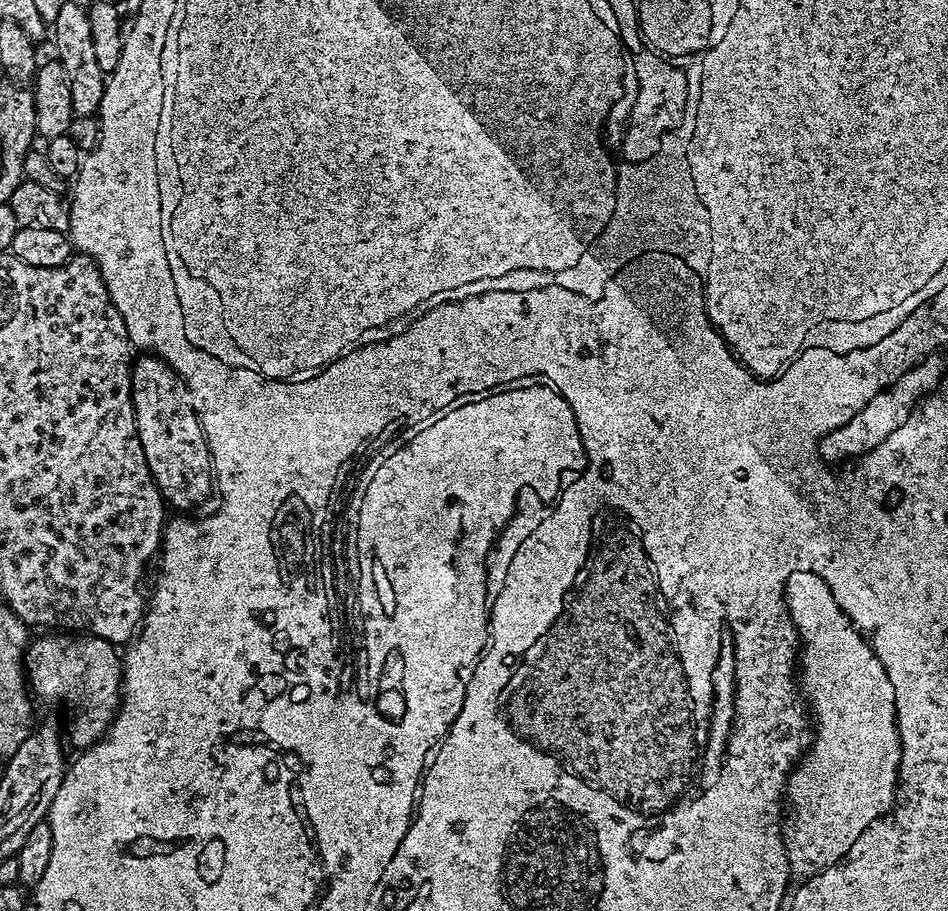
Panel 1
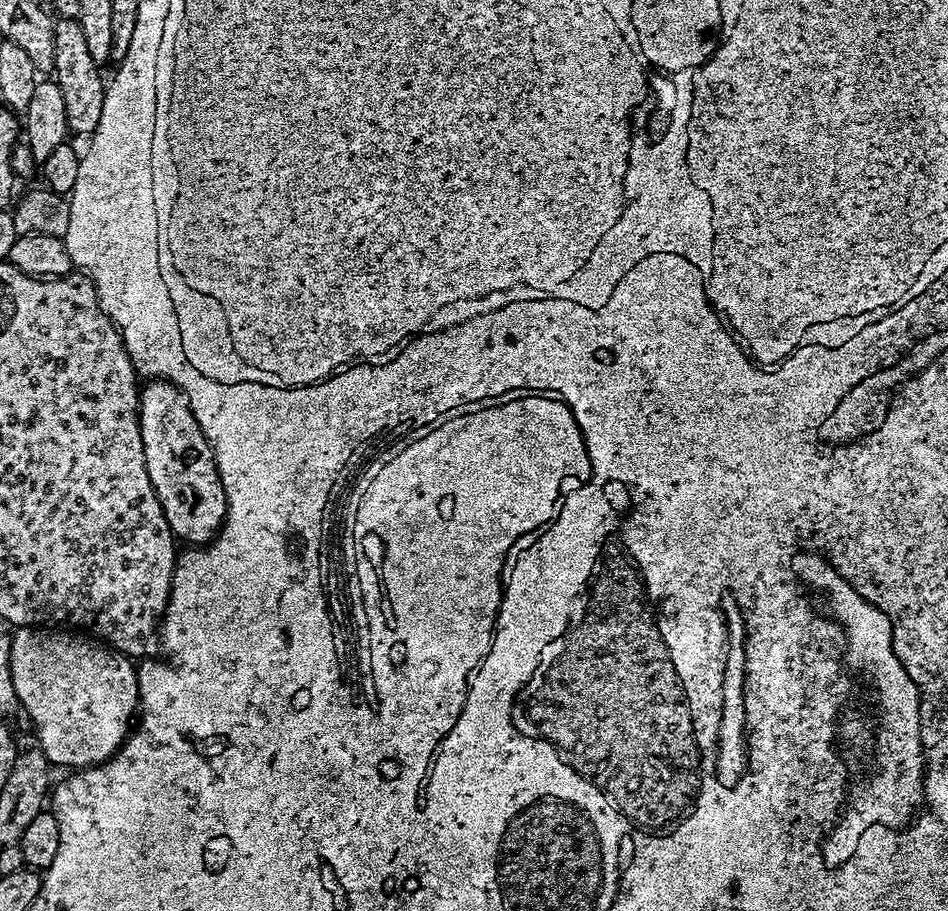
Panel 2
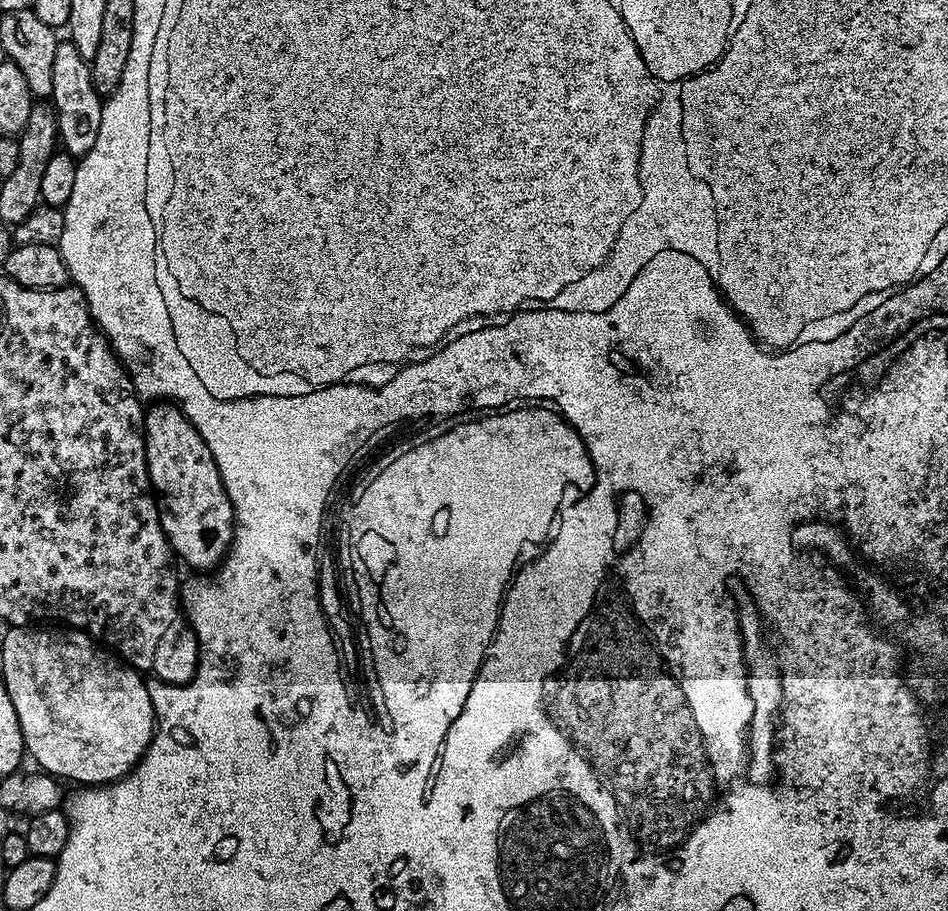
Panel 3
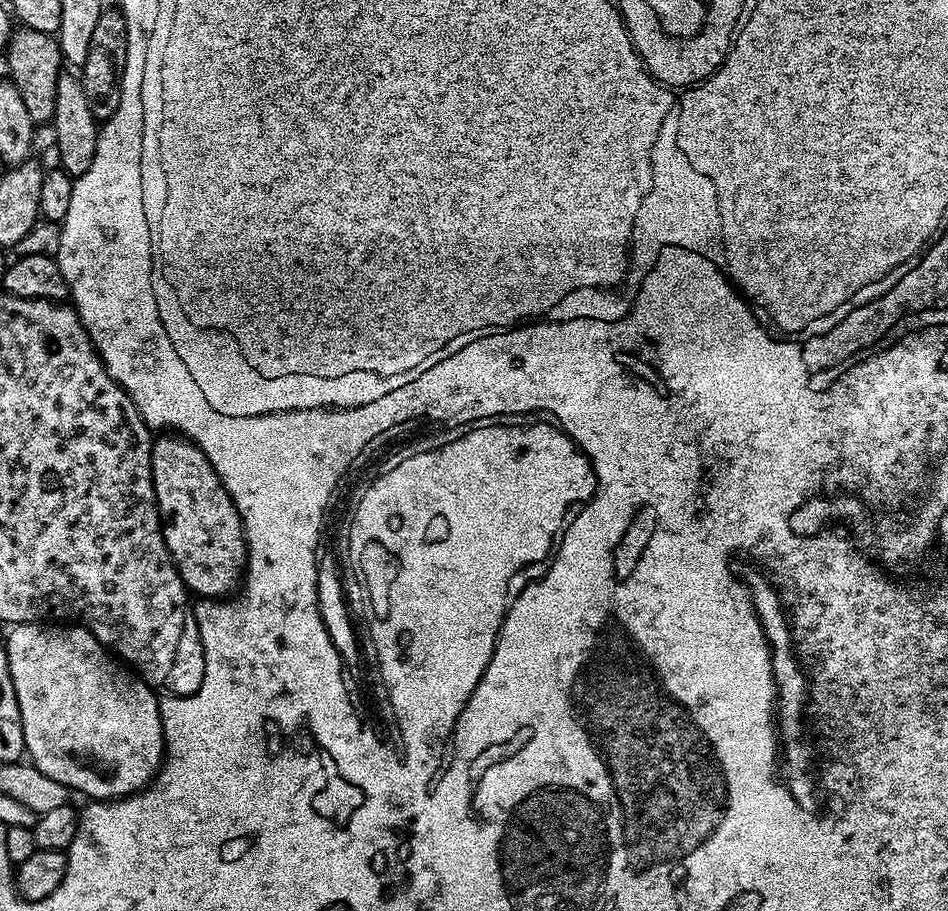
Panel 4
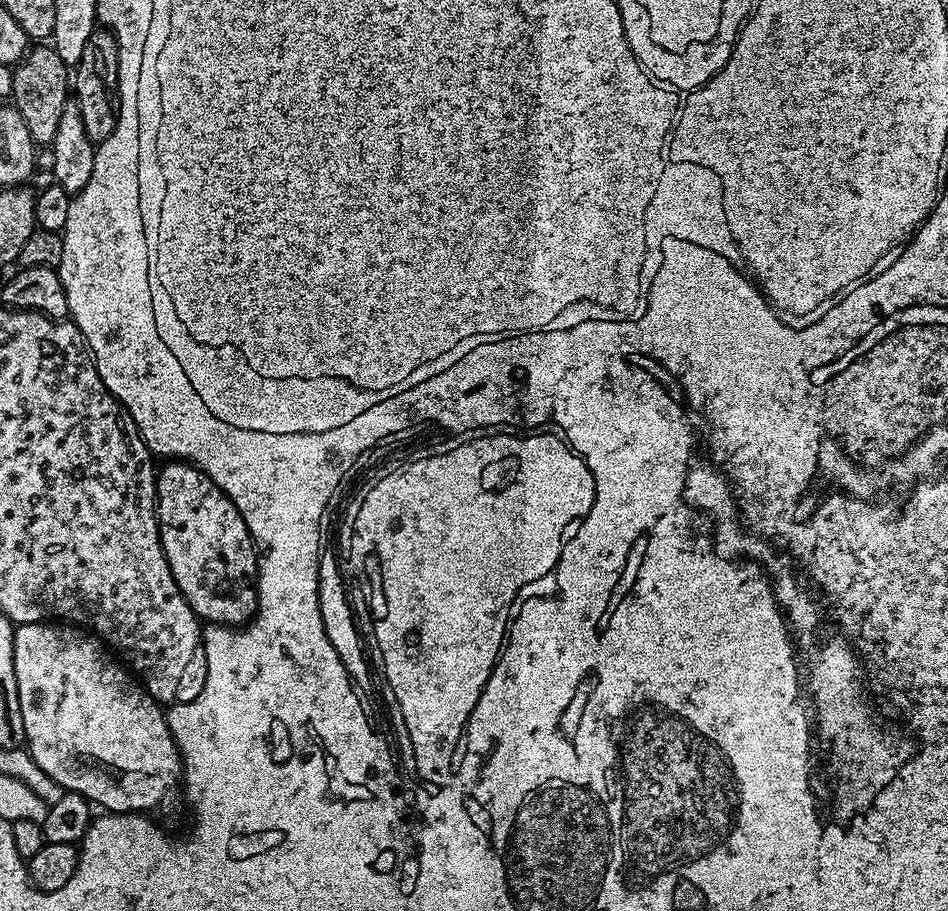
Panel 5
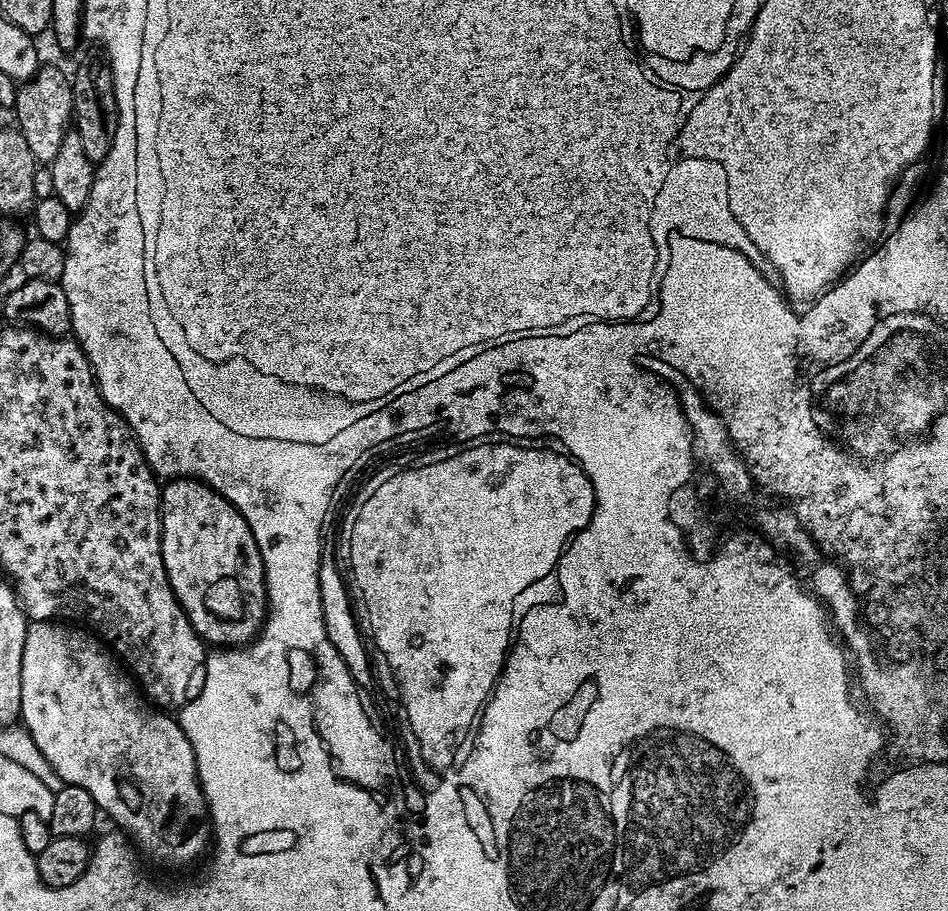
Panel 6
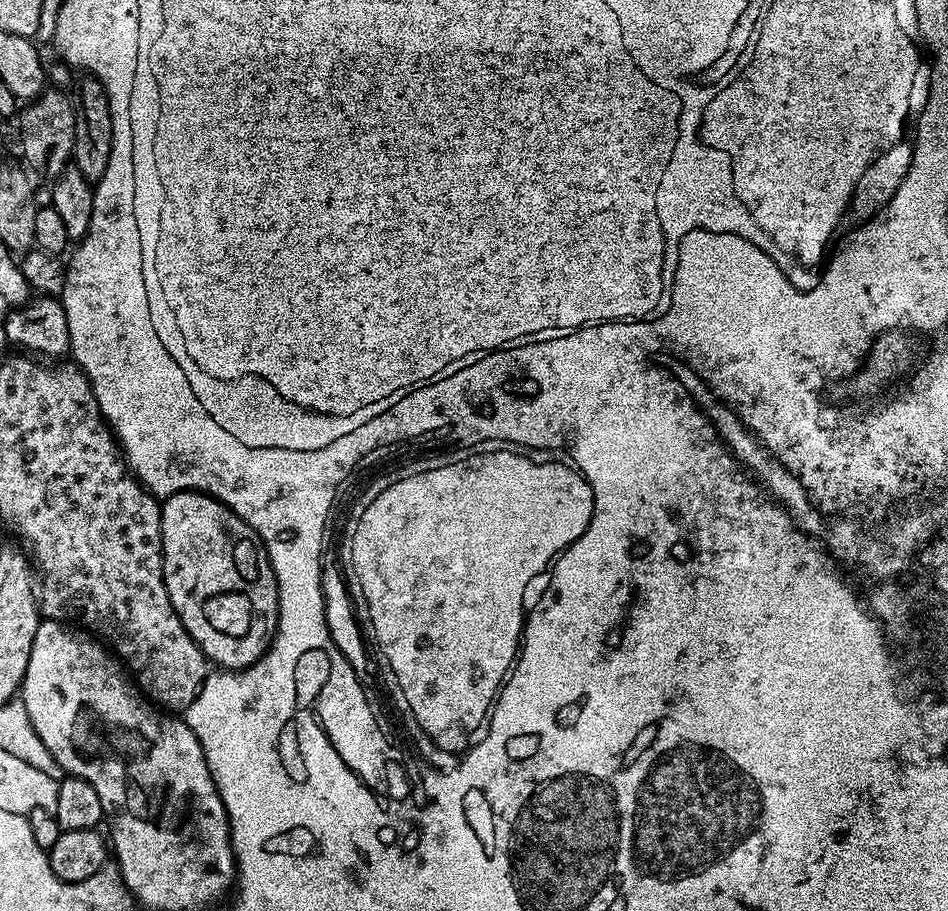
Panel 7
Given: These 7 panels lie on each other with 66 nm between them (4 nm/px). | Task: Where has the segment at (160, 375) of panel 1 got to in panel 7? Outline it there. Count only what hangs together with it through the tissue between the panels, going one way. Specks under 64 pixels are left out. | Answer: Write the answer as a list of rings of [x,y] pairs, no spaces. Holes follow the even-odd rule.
[[[175,492],[167,497],[160,506],[160,540],[164,544],[164,581],[170,602],[182,622],[182,626],[190,634],[193,642],[204,651],[205,657],[212,660],[224,670],[243,670],[252,664],[258,663],[265,652],[272,646],[272,638],[276,634],[276,623],[280,617],[280,591],[272,564],[268,560],[268,552],[264,544],[256,535],[254,529],[249,526],[238,514],[231,512],[221,500],[215,500],[204,492]]]

